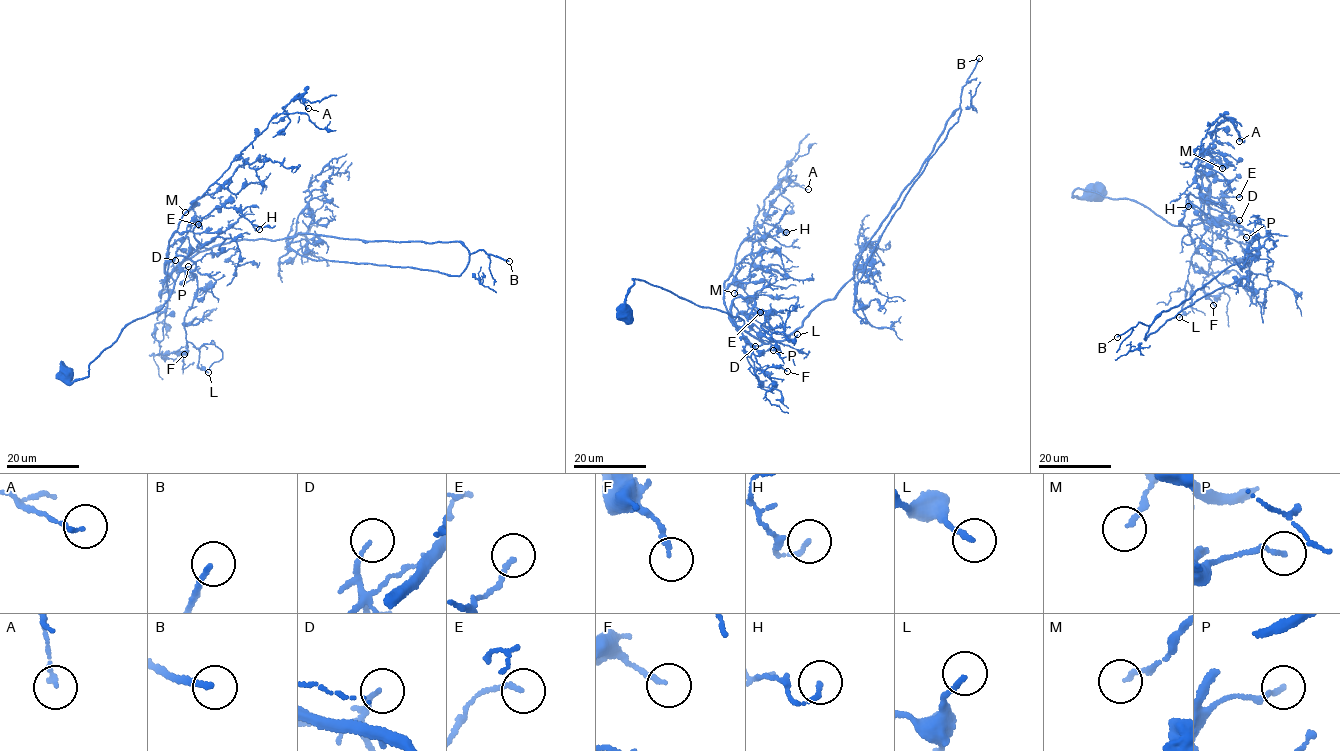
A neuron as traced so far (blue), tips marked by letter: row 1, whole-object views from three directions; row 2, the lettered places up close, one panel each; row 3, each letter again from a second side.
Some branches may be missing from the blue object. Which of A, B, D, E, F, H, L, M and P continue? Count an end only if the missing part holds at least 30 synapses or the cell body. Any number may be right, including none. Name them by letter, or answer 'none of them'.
B

